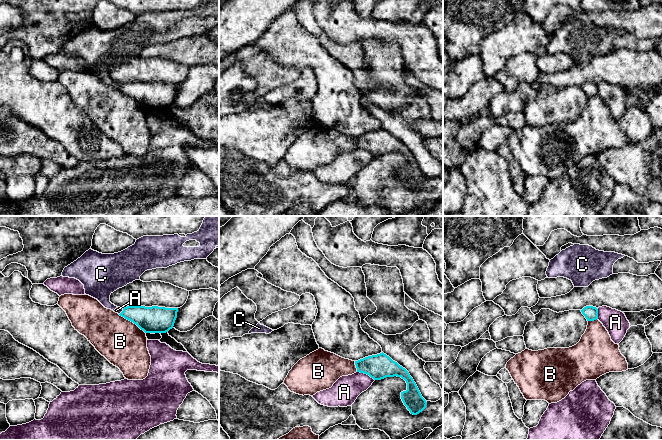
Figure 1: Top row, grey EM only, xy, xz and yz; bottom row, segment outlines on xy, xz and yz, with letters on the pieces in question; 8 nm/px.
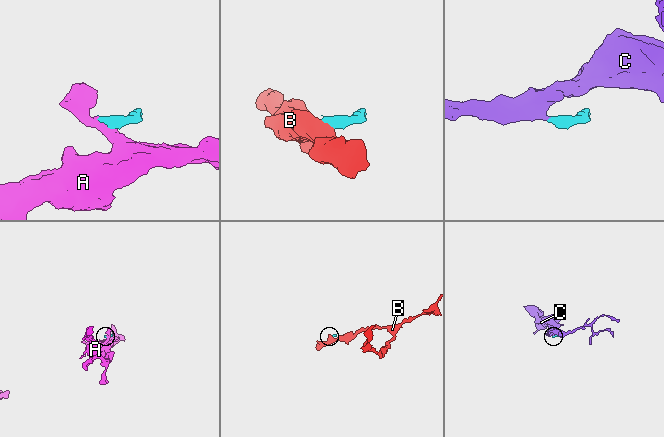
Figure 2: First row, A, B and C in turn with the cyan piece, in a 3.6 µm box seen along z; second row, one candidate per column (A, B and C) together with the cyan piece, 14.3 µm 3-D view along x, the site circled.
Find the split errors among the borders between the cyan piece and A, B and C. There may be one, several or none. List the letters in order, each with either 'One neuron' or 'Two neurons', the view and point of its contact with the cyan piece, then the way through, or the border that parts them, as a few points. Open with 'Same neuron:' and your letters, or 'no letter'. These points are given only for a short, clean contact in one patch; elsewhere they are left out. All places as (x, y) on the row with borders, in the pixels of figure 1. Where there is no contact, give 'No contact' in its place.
Same neuron: C
A: Two neurons. Touches cyan at xz (366, 373). Boundary: xz (357, 371), (368, 374), (374, 380)
B: Two neurons. Touches cyan at xy (132, 321). Boundary: xy (118, 314), (135, 323), (145, 333)
C: One neuron. Touches cyan at xy (122, 311). Path across: xy (152, 319), (122, 311), (120, 309)

